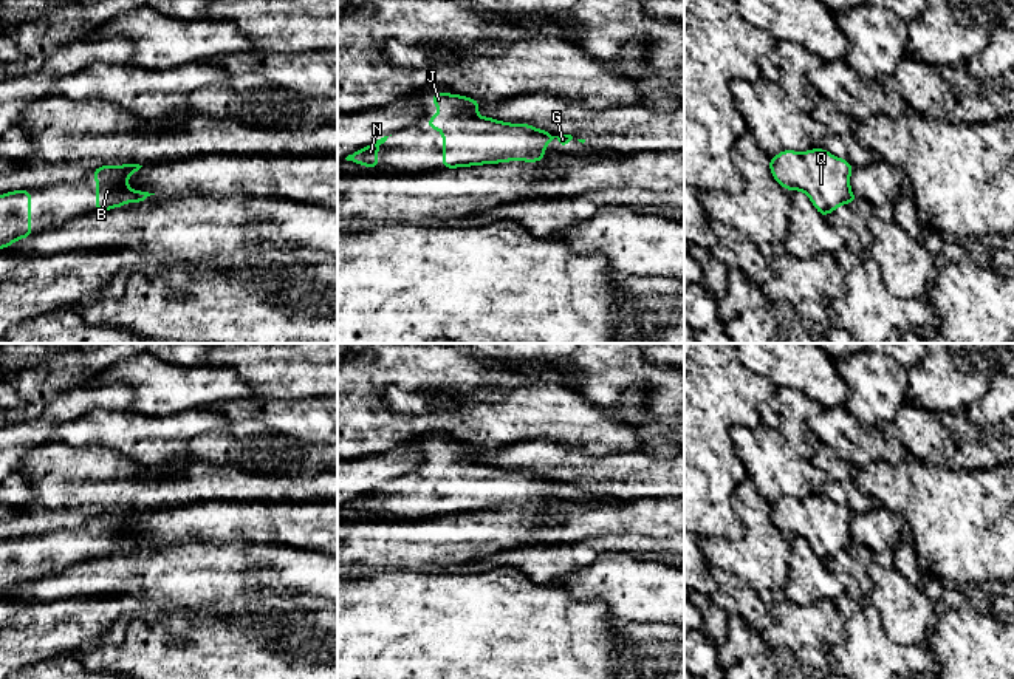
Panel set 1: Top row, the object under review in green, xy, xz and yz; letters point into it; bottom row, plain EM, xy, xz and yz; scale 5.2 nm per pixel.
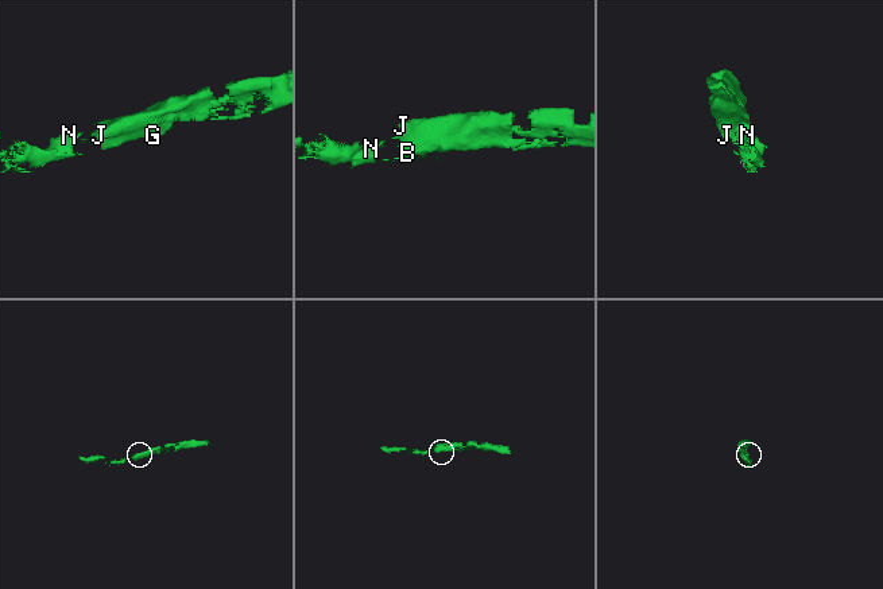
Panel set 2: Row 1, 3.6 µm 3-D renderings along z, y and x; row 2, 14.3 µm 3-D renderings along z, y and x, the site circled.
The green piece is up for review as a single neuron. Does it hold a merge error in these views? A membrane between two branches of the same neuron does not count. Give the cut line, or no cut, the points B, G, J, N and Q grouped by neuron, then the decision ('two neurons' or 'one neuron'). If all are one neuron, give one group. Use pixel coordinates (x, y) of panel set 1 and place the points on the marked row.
no cut | B G J N Q | one neuron

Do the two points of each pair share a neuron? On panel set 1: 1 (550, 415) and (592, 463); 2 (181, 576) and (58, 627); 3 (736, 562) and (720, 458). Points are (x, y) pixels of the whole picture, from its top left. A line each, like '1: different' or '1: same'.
1: different
2: different
3: different

